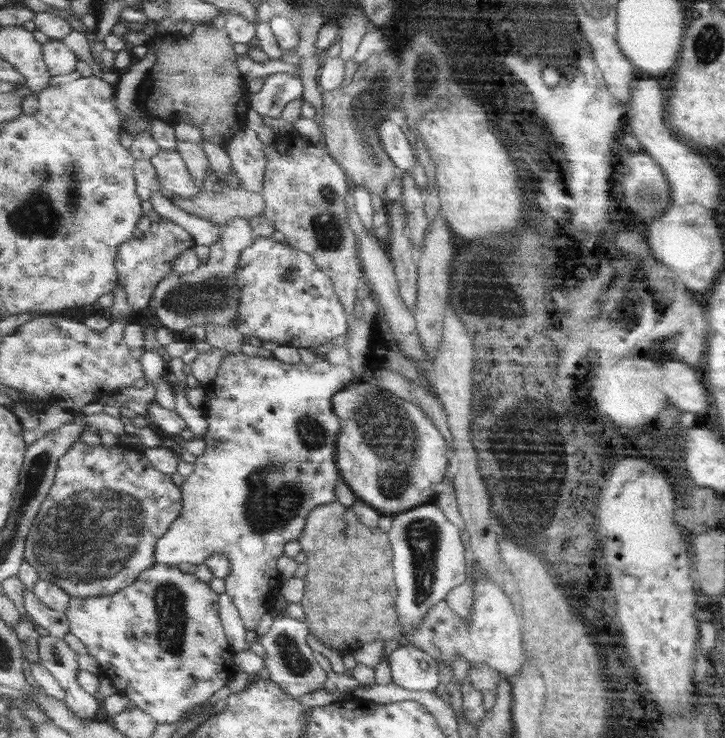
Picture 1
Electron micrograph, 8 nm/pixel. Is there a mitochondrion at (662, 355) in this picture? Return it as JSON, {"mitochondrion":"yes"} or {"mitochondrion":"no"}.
{"mitochondrion":"no"}

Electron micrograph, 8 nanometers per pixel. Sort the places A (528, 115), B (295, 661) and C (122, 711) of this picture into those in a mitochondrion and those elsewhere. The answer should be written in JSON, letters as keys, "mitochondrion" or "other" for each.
{"A":"other","B":"mitochondrion","C":"other"}

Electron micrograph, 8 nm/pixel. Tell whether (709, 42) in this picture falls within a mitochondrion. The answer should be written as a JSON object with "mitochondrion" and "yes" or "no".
{"mitochondrion":"yes"}

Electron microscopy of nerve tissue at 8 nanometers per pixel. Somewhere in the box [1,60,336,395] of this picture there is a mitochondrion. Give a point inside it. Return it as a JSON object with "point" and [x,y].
{"point":[44,214]}

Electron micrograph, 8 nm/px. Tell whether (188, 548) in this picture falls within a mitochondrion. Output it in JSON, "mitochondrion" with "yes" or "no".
{"mitochondrion":"no"}

